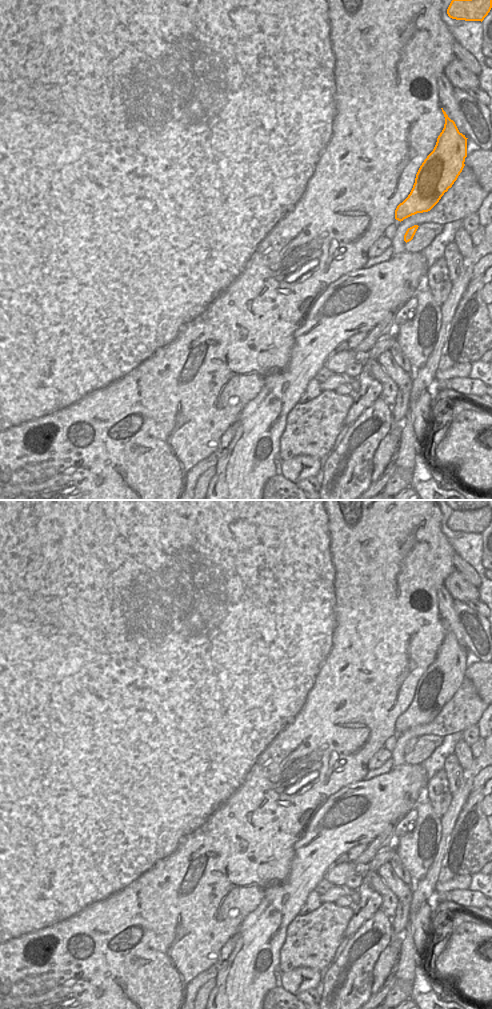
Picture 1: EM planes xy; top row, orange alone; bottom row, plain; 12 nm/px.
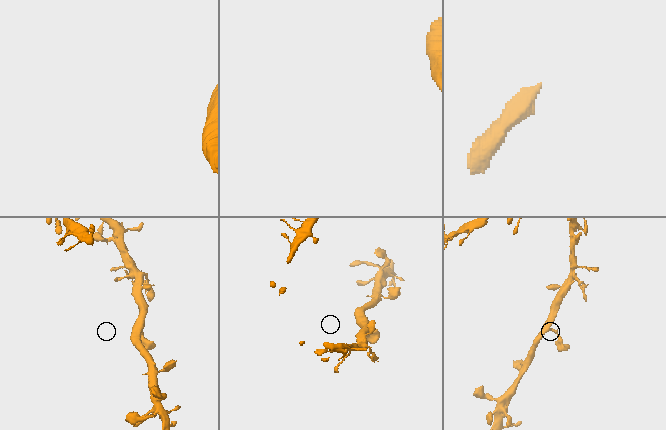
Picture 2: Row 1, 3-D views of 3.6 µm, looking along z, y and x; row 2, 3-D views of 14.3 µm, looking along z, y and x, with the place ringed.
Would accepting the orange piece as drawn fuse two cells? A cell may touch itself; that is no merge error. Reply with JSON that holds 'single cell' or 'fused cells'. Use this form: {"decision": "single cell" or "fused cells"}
{"decision": "single cell"}

